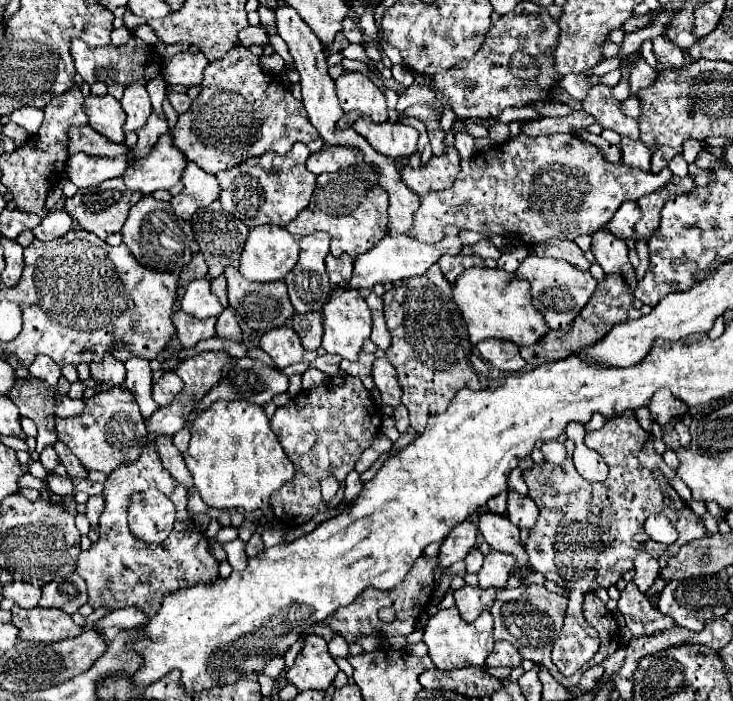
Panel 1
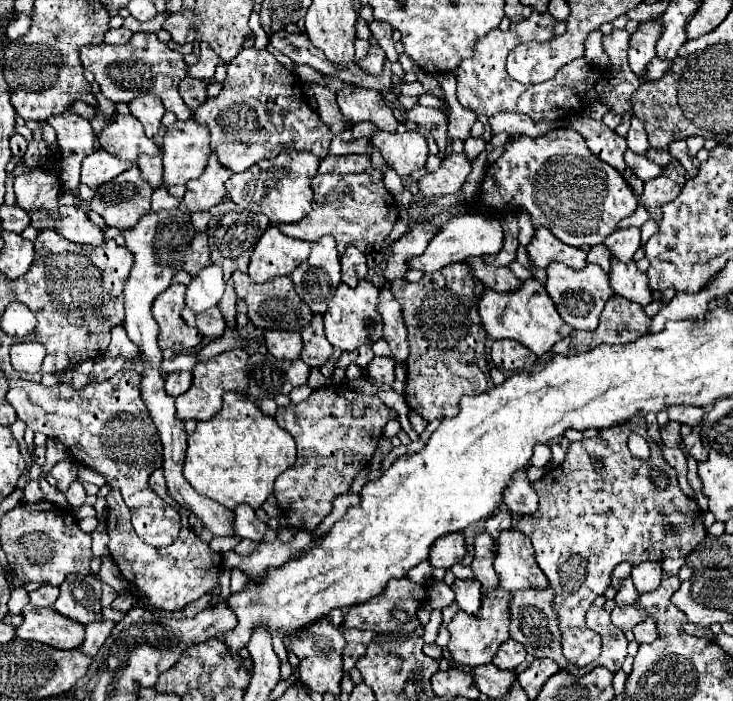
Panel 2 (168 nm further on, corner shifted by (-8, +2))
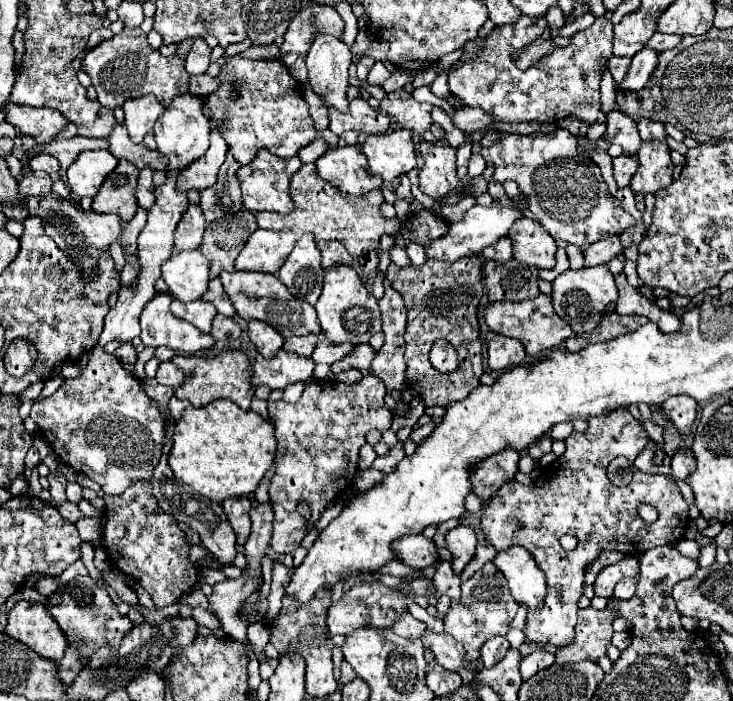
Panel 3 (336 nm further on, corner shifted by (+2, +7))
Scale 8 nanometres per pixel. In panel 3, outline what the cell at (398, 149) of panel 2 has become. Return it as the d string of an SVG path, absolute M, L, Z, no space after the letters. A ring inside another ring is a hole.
M394 129L384 137L366 137L362 153L368 159L368 171L386 183L394 183L400 175L416 167L412 133L406 129Z

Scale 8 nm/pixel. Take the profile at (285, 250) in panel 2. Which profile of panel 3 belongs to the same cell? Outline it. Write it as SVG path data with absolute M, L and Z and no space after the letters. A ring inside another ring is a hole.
M256 229L240 255L234 261L238 271L264 271L264 273L278 273L286 257L296 245L296 235L292 231L264 231Z

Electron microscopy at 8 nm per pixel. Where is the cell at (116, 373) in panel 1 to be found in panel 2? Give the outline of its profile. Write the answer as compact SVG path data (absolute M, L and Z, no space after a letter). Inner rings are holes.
M114 326L112 328L112 342L104 354L106 358L118 358L122 356L126 362L132 362L138 356L138 346L126 336L124 326Z

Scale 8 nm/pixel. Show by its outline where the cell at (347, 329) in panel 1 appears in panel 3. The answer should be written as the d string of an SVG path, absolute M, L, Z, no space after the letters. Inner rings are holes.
M340 265L340 269L326 269L324 287L316 303L316 311L324 335L334 343L342 341L348 341L352 345L368 343L368 339L380 331L378 299L362 285L358 273L350 265Z

